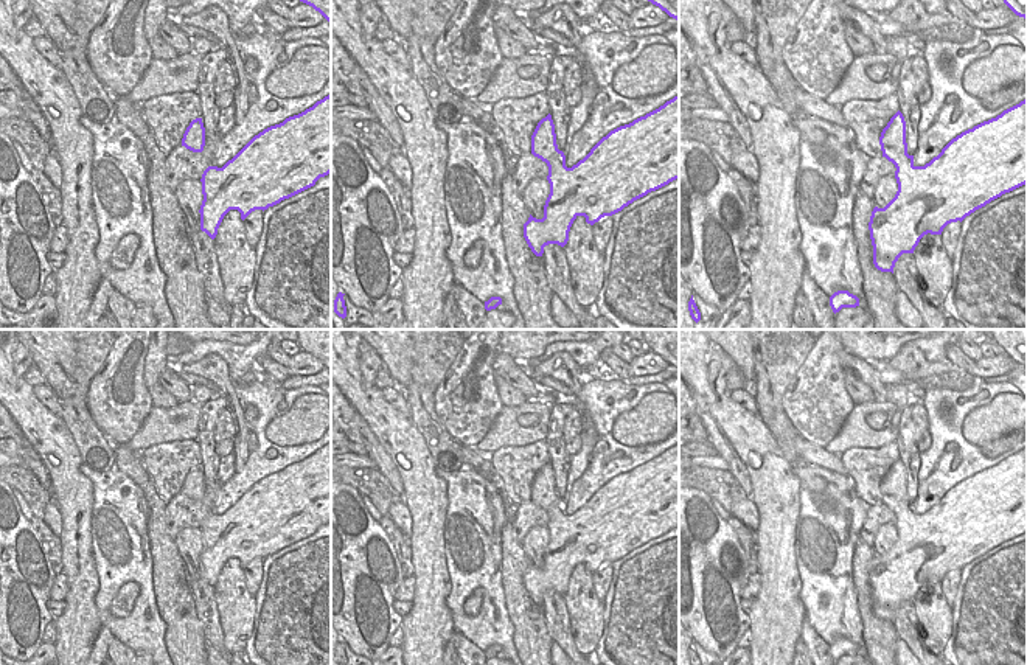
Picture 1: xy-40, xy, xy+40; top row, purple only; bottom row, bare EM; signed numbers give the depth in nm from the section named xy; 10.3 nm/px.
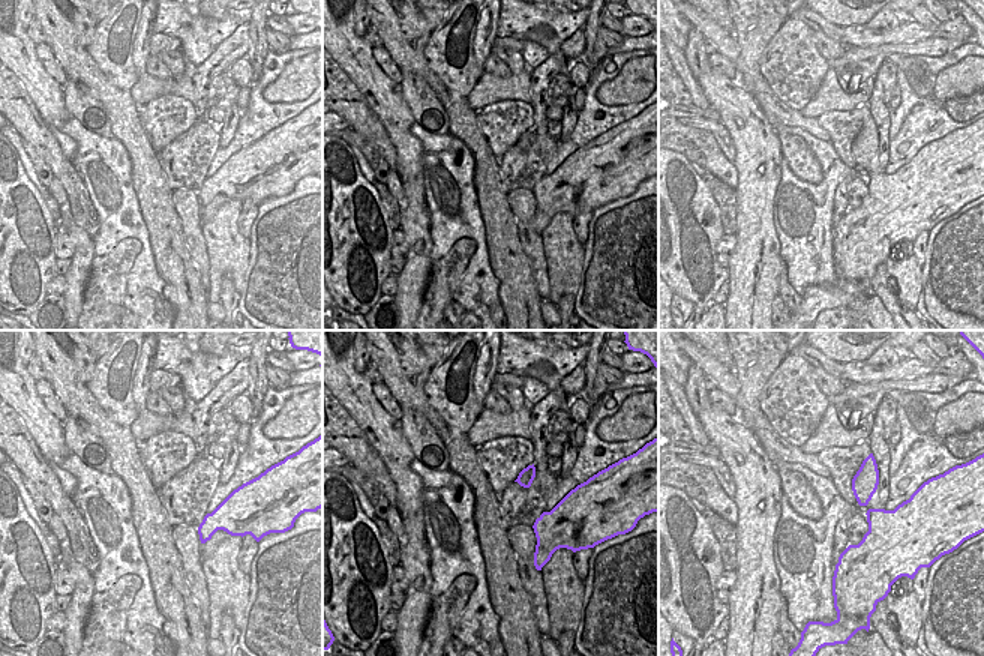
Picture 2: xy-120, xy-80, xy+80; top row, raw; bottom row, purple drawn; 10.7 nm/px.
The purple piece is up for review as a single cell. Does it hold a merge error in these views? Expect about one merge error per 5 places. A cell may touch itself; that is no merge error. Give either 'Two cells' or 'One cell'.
One cell.

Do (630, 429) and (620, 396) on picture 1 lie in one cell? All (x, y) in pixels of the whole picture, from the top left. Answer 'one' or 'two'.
two

